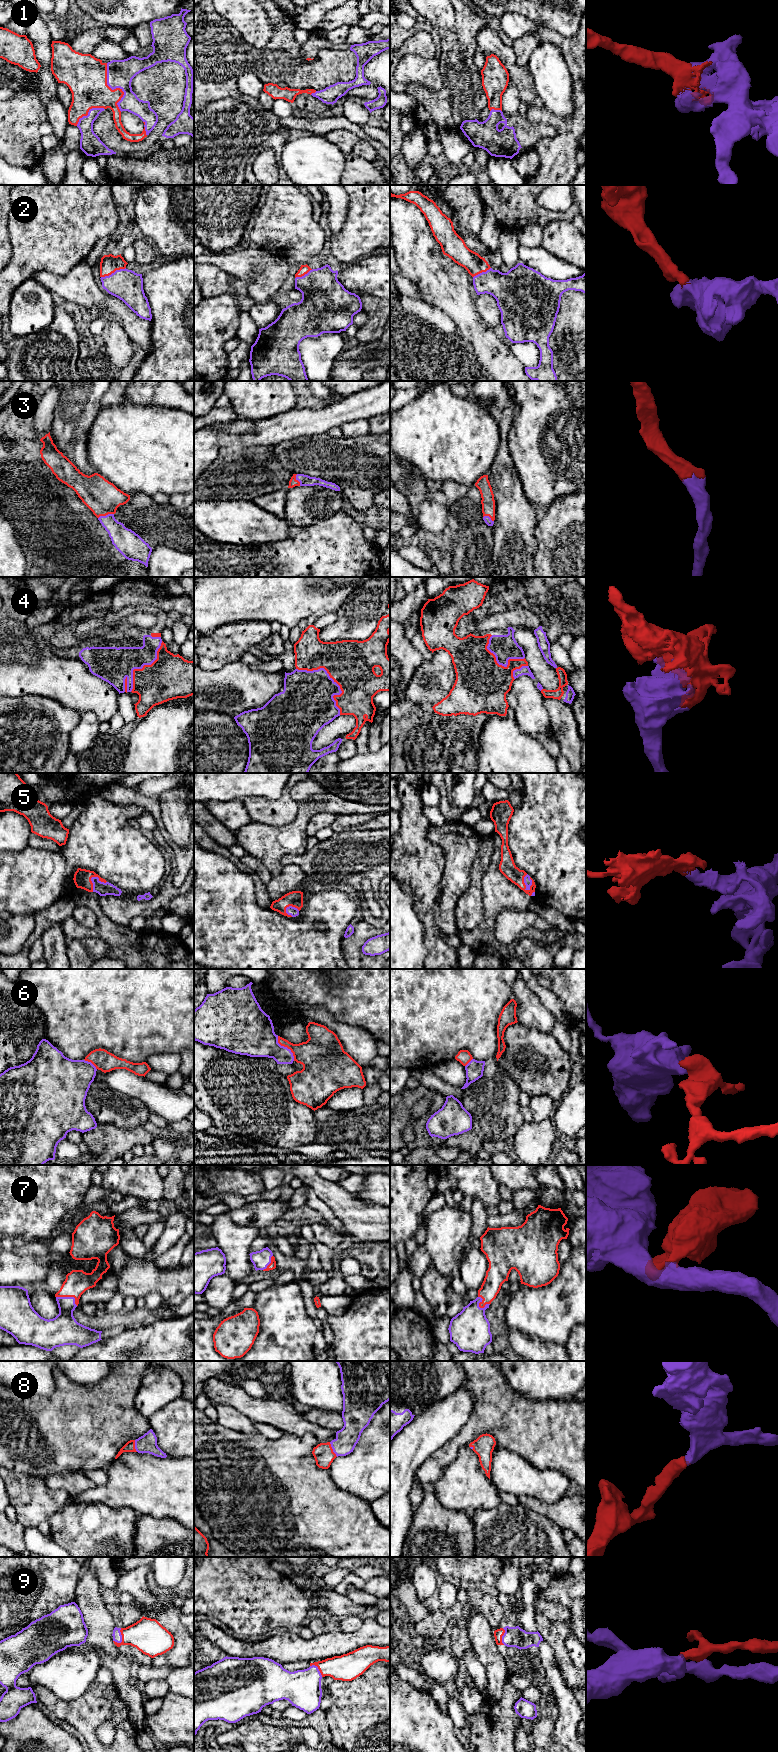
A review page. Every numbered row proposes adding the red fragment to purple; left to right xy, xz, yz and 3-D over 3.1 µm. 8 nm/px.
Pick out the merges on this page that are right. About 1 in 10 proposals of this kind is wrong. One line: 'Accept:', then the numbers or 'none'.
Accept: 1, 2, 3, 4, 5, 7, 8, 9

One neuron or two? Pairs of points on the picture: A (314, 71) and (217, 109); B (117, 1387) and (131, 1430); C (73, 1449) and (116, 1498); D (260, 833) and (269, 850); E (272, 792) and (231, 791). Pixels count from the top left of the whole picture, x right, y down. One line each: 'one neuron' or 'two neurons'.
A: two neurons
B: one neuron
C: two neurons
D: one neuron
E: one neuron

